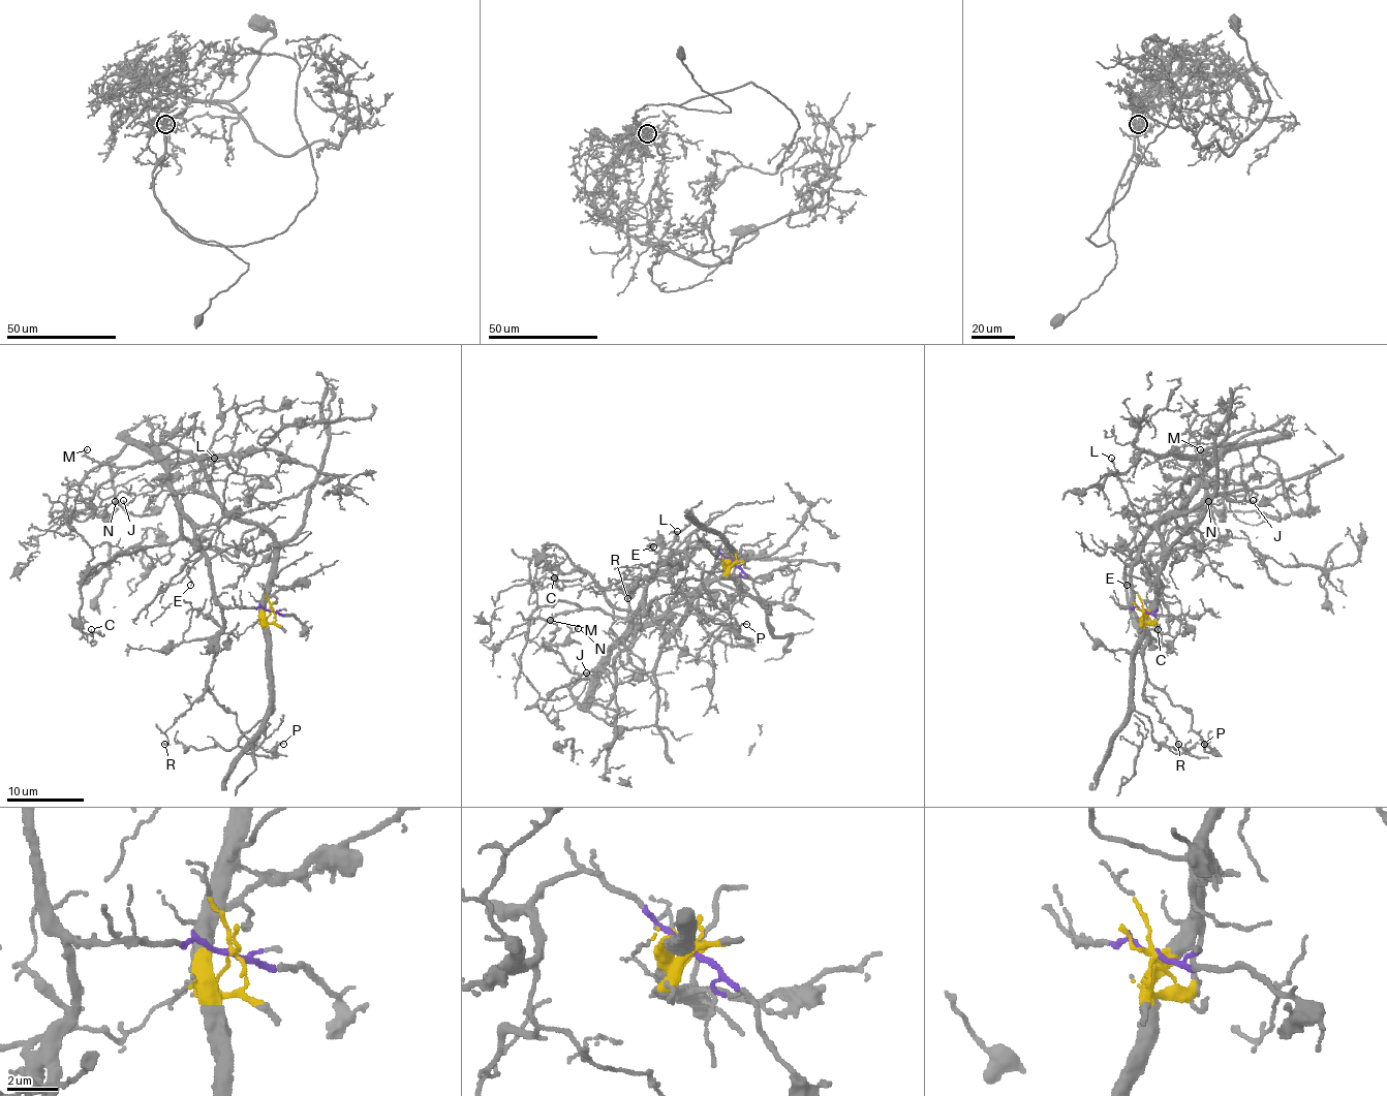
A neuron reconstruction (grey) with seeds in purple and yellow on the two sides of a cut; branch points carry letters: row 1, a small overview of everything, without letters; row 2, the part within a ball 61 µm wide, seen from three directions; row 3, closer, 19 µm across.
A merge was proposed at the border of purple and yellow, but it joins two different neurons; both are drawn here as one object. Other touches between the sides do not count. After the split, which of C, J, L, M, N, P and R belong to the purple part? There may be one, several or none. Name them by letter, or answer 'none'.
C, J, L, N, P, R

